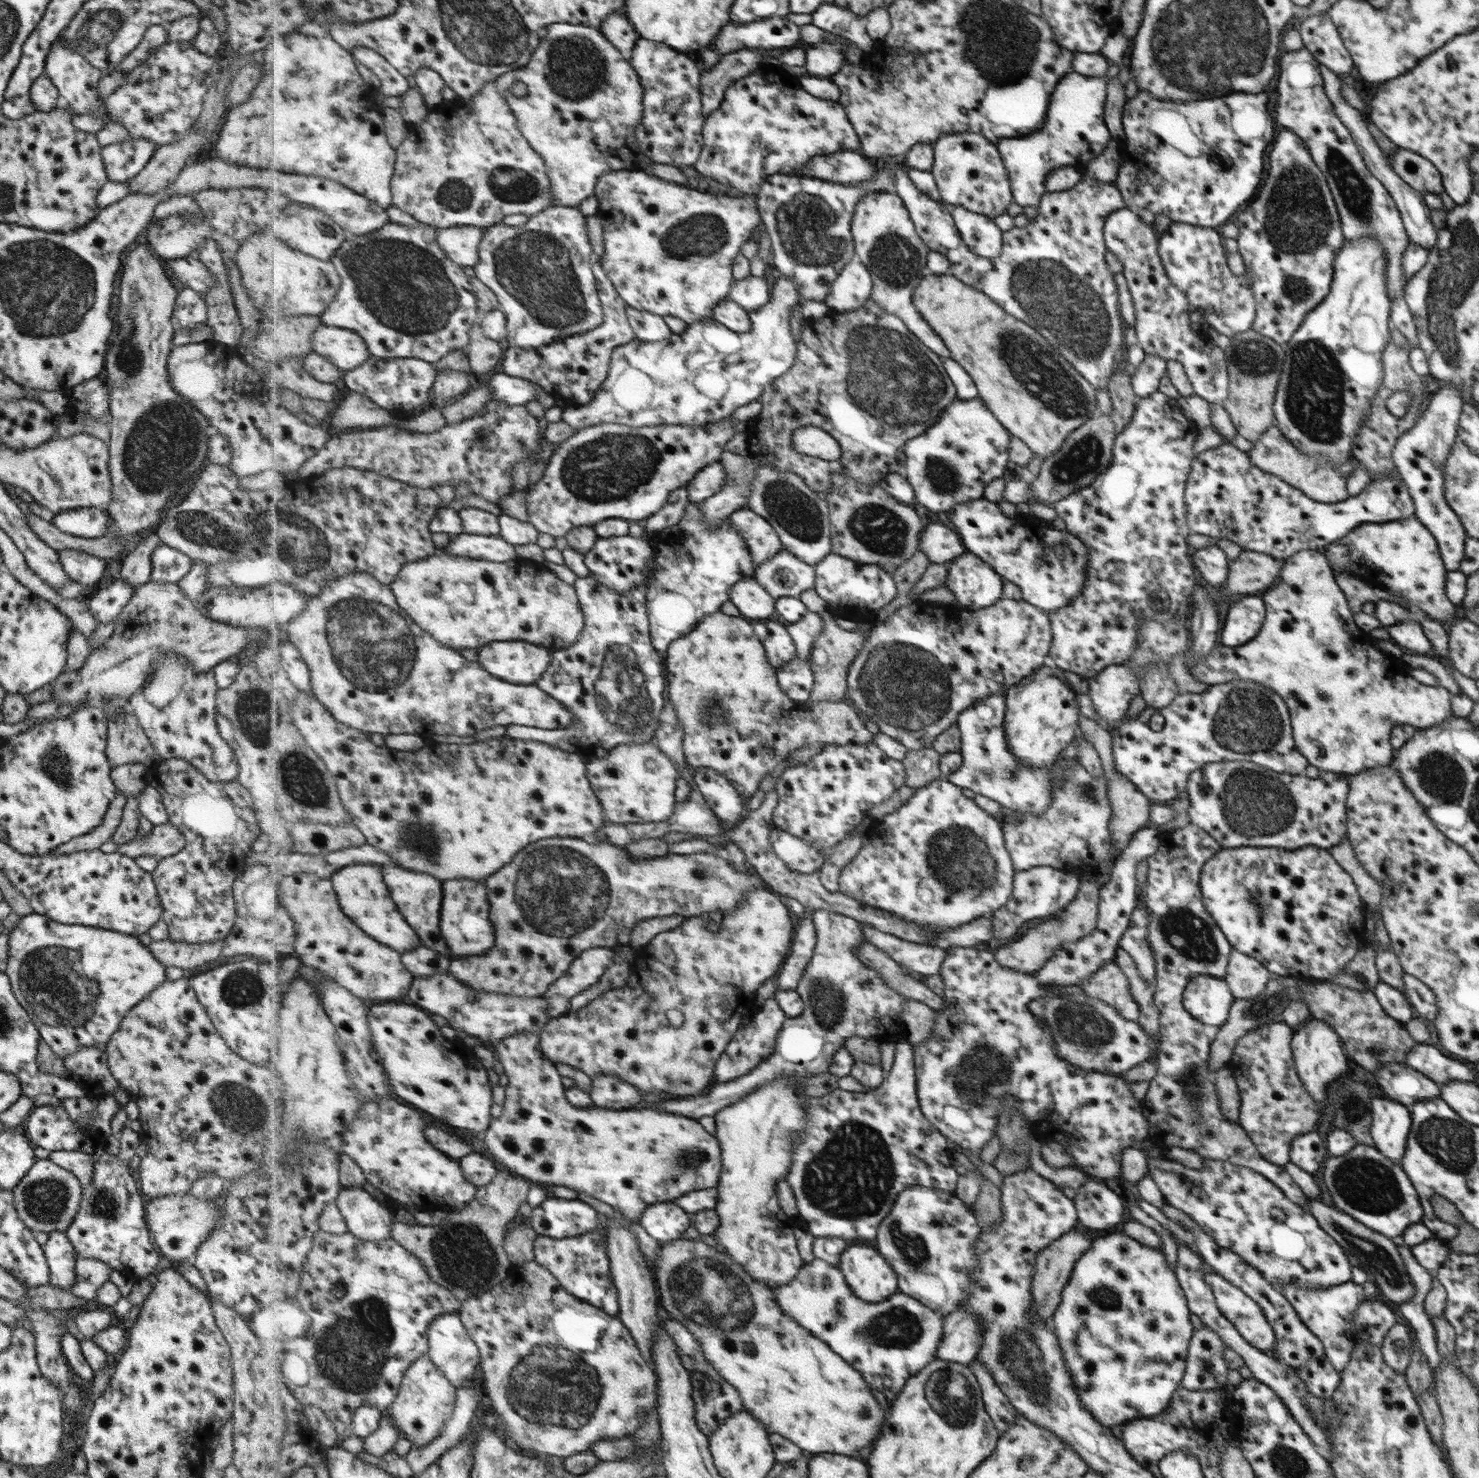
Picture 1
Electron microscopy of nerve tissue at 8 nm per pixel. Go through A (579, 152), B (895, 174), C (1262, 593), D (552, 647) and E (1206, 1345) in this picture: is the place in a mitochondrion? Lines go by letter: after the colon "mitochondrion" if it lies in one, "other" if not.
A: other
B: other
C: other
D: other
E: other

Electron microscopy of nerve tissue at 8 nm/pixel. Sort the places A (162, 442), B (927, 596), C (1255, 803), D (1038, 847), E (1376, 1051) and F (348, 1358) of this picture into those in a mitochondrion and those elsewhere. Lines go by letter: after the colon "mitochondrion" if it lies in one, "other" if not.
A: mitochondrion
B: other
C: mitochondrion
D: other
E: mitochondrion
F: mitochondrion

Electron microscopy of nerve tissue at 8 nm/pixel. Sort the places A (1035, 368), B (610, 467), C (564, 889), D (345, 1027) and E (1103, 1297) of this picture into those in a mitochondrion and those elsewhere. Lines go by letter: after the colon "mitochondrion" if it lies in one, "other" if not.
A: mitochondrion
B: mitochondrion
C: mitochondrion
D: other
E: mitochondrion

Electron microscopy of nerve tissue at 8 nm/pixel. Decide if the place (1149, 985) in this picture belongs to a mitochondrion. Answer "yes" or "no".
no

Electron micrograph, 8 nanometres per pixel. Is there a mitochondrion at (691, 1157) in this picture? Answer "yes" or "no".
yes

